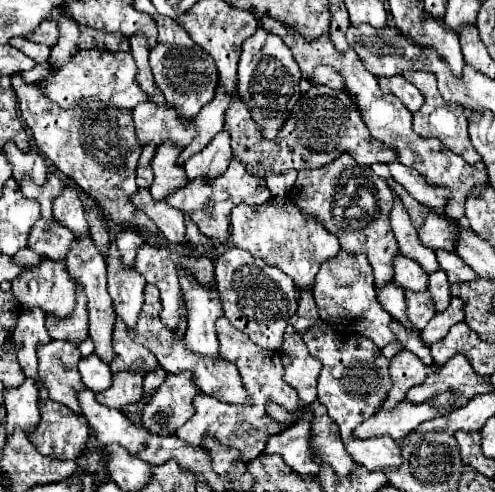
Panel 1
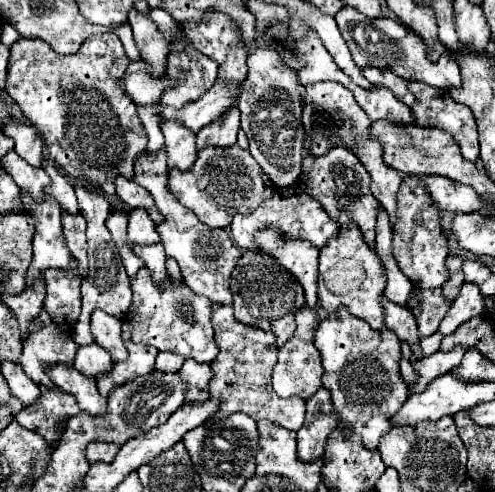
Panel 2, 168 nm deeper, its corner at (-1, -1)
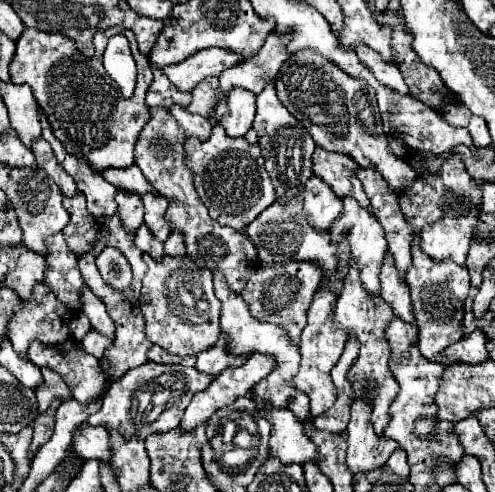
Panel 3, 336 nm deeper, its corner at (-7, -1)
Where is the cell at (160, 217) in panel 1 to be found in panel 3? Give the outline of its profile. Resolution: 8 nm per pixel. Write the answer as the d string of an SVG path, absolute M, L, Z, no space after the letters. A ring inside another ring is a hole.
M135 164L125 168L125 170L109 168L107 172L103 172L103 176L107 182L111 182L115 188L119 188L127 194L139 194L139 196L157 194L155 188L151 188L151 184L145 180L145 176L141 174L141 170Z

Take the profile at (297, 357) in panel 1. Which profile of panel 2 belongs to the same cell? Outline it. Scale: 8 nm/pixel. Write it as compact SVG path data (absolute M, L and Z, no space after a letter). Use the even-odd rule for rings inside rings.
M303 306L297 312L295 334L279 348L279 362L275 364L275 372L273 372L273 388L279 396L283 396L283 398L299 396L303 400L309 400L313 396L313 392L317 392L321 388L321 376L323 376L321 356L319 356L317 348L313 346L313 336L315 336L317 326L319 326L319 314L313 308Z

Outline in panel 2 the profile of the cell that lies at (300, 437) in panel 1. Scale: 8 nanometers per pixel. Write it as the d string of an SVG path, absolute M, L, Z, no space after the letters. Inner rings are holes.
M319 388L319 392L311 400L307 400L305 424L297 432L299 458L305 462L321 458L335 424L337 414L333 410L331 392L327 392L327 388Z

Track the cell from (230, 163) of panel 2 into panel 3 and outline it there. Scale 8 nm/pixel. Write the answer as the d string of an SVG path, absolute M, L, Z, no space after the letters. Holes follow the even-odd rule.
M213 126L213 132L205 142L199 142L197 138L185 142L185 164L193 172L195 190L207 206L209 216L223 226L243 230L271 202L275 202L275 188L271 200L271 192L265 190L263 176L253 170L249 172L249 168L265 168L261 148L257 144L249 144L245 138L229 138L221 126Z

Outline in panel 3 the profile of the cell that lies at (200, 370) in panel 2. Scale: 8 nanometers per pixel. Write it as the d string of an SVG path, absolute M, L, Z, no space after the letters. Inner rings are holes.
M221 334L215 348L209 348L197 356L195 368L199 372L207 372L209 376L219 376L223 370L233 368L233 366L241 366L243 362L247 362L245 356L229 356L225 352L225 336Z

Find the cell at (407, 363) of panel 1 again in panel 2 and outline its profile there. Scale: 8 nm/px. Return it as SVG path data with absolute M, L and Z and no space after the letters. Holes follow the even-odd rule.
M455 346L449 352L439 350L439 352L431 354L429 358L421 358L421 360L413 362L413 368L419 372L419 380L417 380L417 384L413 384L413 394L425 390L429 382L433 382L435 378L457 368L461 364L461 358L465 352L467 352L465 346Z

